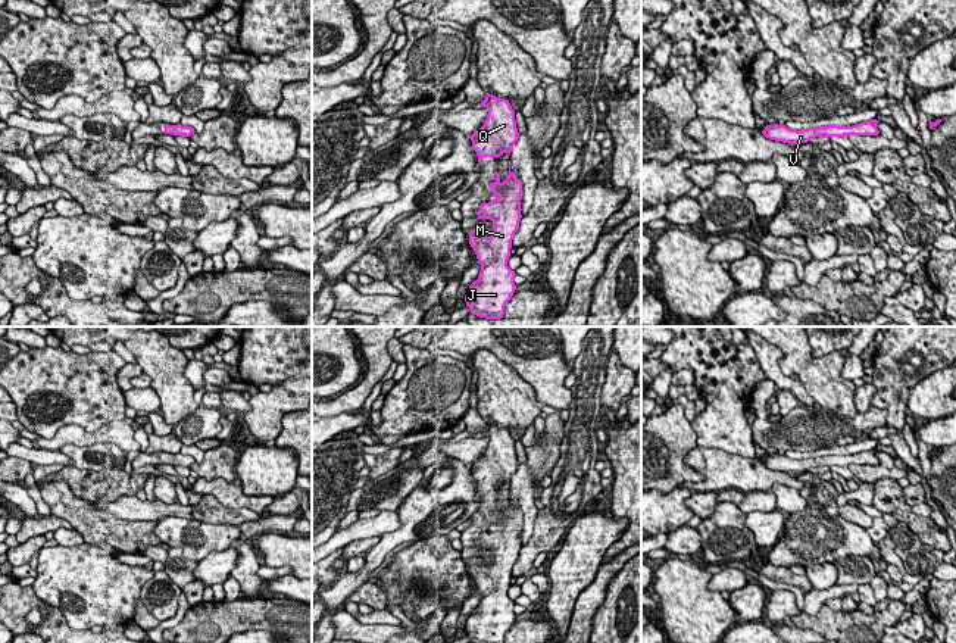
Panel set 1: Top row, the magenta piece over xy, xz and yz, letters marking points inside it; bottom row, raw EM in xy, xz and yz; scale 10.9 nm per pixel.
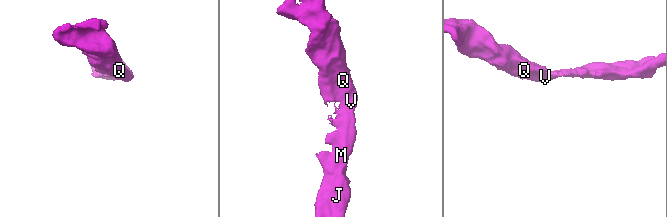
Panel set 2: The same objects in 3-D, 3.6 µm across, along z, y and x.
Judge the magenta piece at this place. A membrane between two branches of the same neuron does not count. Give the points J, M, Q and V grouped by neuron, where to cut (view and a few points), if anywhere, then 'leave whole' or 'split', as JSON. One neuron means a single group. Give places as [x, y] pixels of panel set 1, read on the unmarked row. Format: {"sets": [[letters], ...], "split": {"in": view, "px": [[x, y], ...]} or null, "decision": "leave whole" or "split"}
{"sets": [["J", "M", "Q", "V"]], "split": null, "decision": "leave whole"}

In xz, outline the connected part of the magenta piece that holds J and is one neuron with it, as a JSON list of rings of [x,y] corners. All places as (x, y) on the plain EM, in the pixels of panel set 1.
[[[509,490],[509,505],[502,512],[500,506],[496,503],[496,511],[490,512],[490,518],[496,525],[488,533],[481,533],[478,540],[478,549],[490,549],[493,552],[493,561],[487,566],[482,559],[472,559],[469,562],[469,574],[474,578],[477,589],[481,594],[478,609],[474,611],[466,619],[465,631],[471,639],[471,643],[504,643],[506,633],[512,628],[516,615],[513,612],[515,600],[507,596],[510,587],[512,569],[519,558],[521,544],[521,524],[522,512],[510,502]]]

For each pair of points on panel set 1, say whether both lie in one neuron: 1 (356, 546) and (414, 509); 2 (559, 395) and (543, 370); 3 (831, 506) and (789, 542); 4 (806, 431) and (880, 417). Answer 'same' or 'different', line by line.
1: different
2: same
3: different
4: same

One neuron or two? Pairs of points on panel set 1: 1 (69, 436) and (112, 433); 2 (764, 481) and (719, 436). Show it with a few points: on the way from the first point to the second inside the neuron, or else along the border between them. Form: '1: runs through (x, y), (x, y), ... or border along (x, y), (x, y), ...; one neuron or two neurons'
1: runs through (80, 436), (102, 434); one neuron
2: border along (705, 446), (755, 458); two neurons

